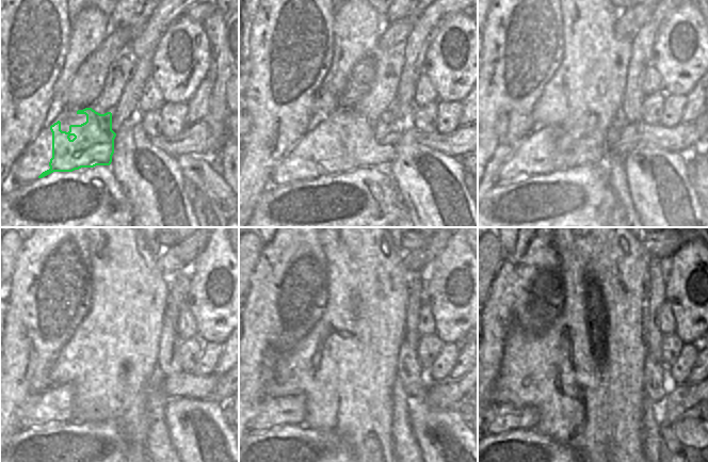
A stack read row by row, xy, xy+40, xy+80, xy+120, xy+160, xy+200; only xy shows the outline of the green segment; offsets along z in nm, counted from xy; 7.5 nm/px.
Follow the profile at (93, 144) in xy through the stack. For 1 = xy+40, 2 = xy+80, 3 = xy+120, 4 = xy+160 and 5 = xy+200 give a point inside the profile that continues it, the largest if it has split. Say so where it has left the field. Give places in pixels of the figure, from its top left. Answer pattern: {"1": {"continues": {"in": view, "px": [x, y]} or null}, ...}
{"1": {"continues": {"in": "xy+40", "px": [328, 147]}}, "2": {"continues": {"in": "xy+80", "px": [535, 156]}}, "3": {"continues": {"in": "xy+120", "px": [55, 403]}}, "4": {"continues": {"in": "xy+160", "px": [272, 412]}}, "5": {"continues": {"in": "xy+200", "px": [501, 418]}}}

